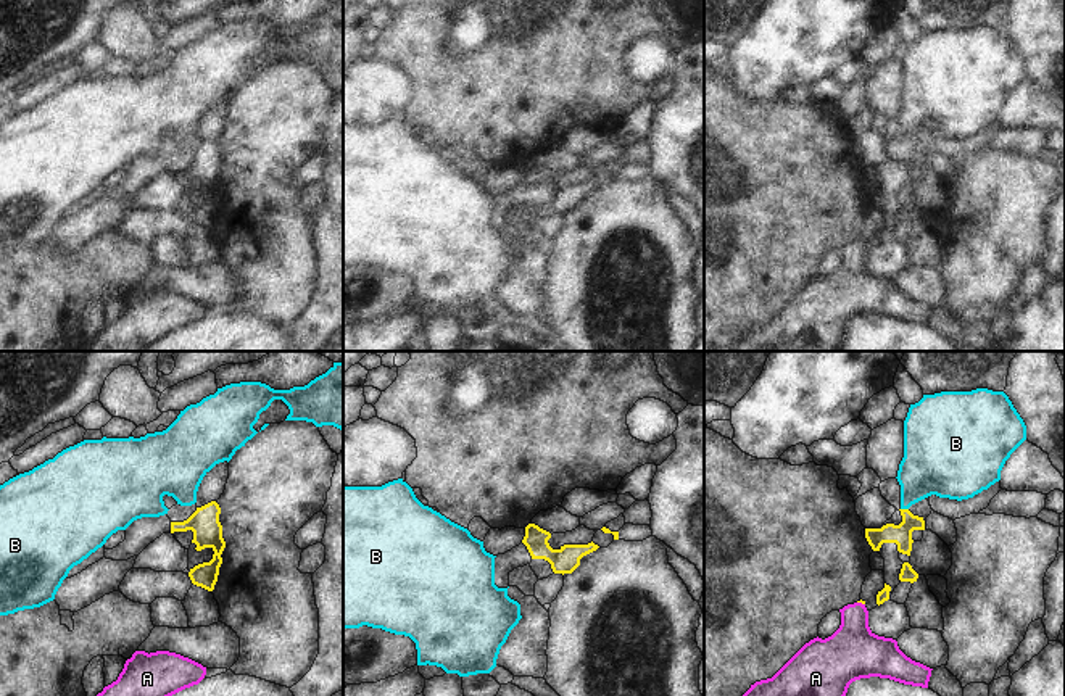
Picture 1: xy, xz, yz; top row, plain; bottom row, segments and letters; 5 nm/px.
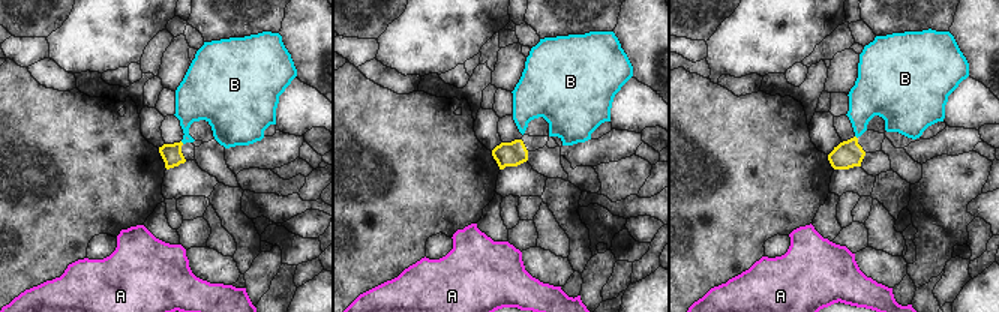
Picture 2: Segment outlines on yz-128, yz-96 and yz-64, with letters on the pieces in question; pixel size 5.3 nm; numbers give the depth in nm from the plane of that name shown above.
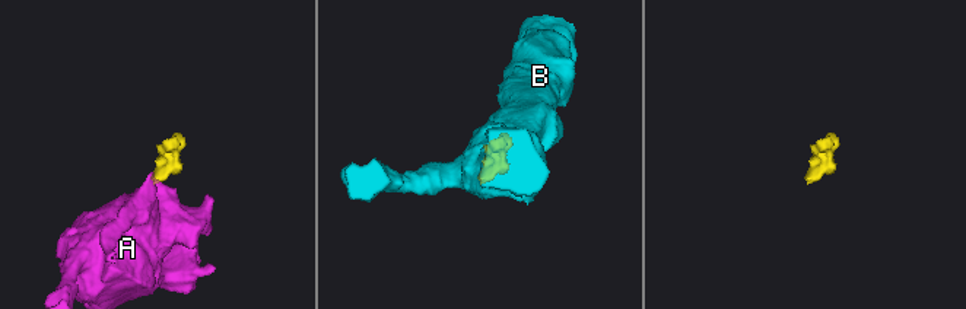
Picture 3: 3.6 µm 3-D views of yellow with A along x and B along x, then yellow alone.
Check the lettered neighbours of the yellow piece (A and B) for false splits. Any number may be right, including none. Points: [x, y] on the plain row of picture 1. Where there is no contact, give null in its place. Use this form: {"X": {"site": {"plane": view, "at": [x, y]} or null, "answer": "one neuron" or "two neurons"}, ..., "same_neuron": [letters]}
{"A": {"site": {"plane": "yz", "at": [861, 240]}, "answer": "one neuron"}, "B": {"site": {"plane": "yz", "at": [904, 149]}, "answer": "two neurons"}, "same_neuron": ["A"]}

